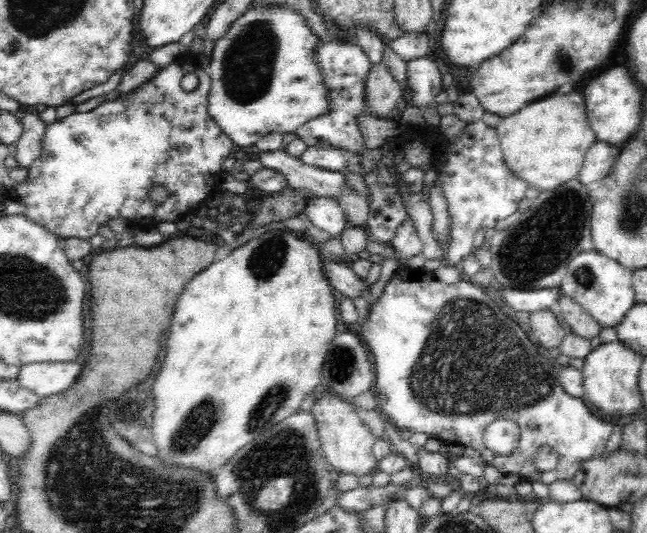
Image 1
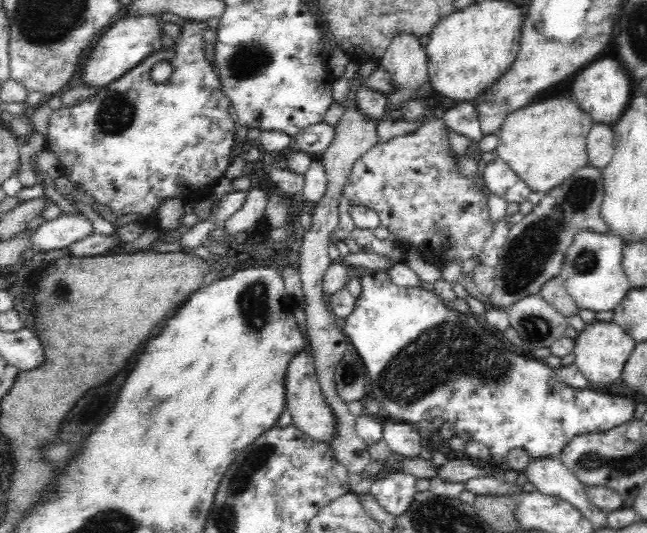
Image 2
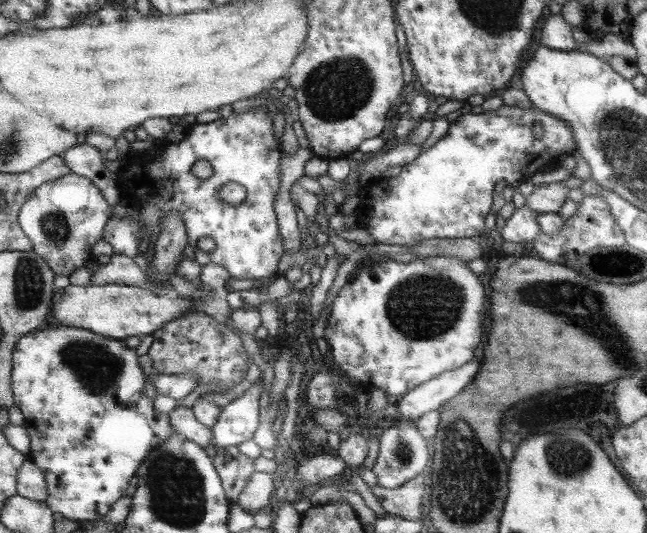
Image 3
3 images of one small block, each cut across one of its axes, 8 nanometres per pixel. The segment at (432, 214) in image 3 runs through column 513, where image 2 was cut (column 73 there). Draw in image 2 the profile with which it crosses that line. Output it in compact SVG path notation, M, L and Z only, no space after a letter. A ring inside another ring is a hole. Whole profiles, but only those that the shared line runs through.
M185 19L179 24L179 36L172 46L160 47L119 79L89 94L80 104L72 108L60 107L51 114L45 146L58 156L62 174L76 186L89 190L100 204L116 214L140 213L140 222L154 222L156 208L162 200L191 200L206 193L206 182L225 174L232 163L230 154L234 154L237 146L236 124L228 112L230 102L222 91L220 79L206 59L208 44L204 34L208 29L206 21ZM161 60L170 62L173 72L168 82L157 85L150 80L150 68Z

